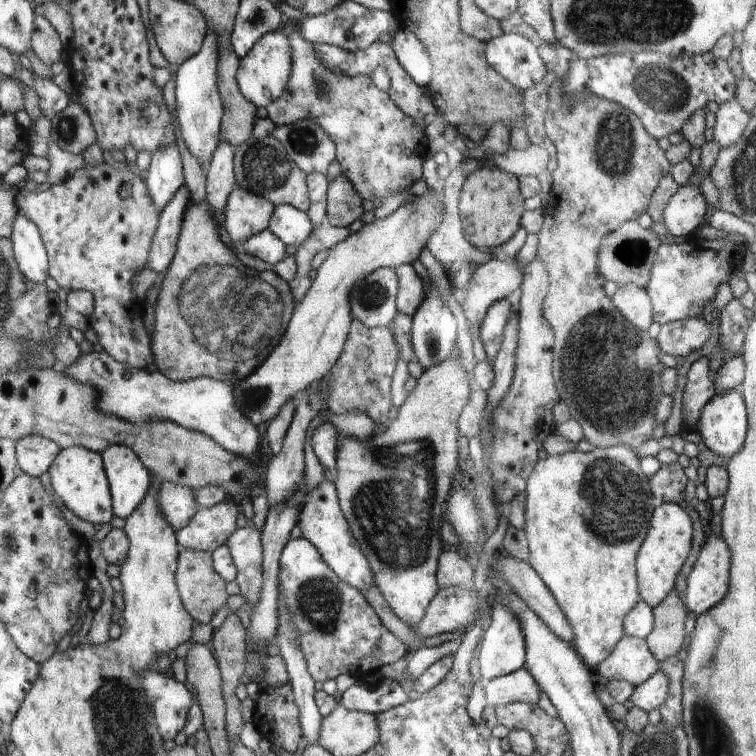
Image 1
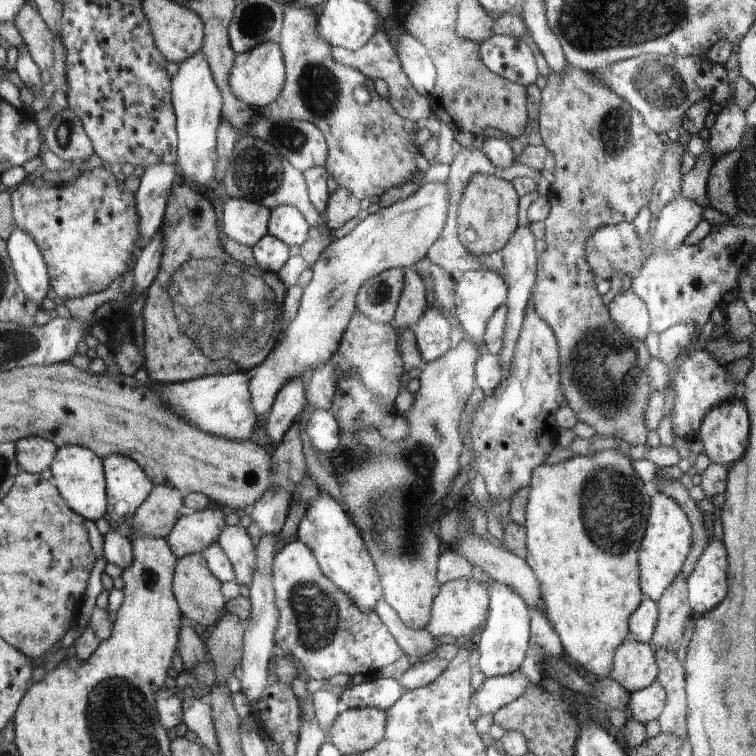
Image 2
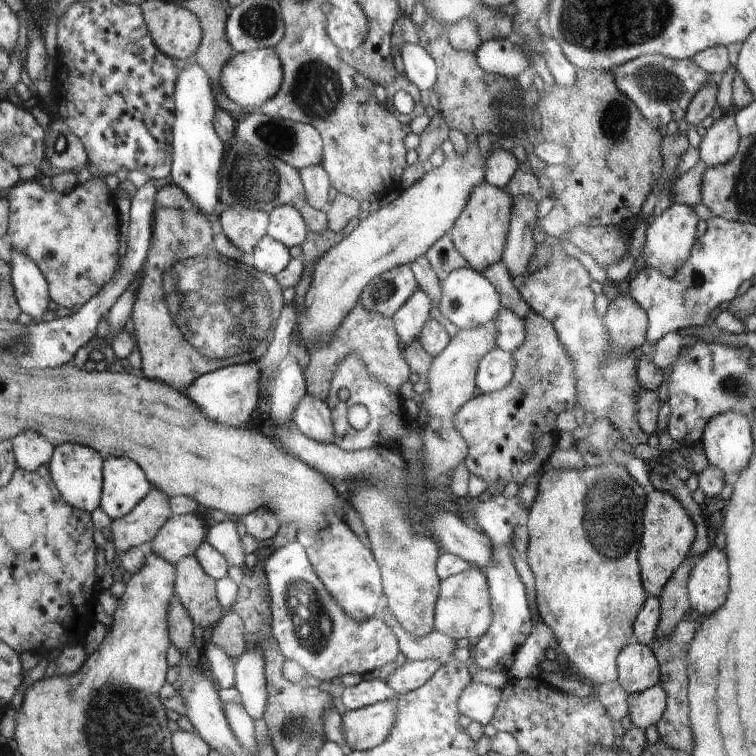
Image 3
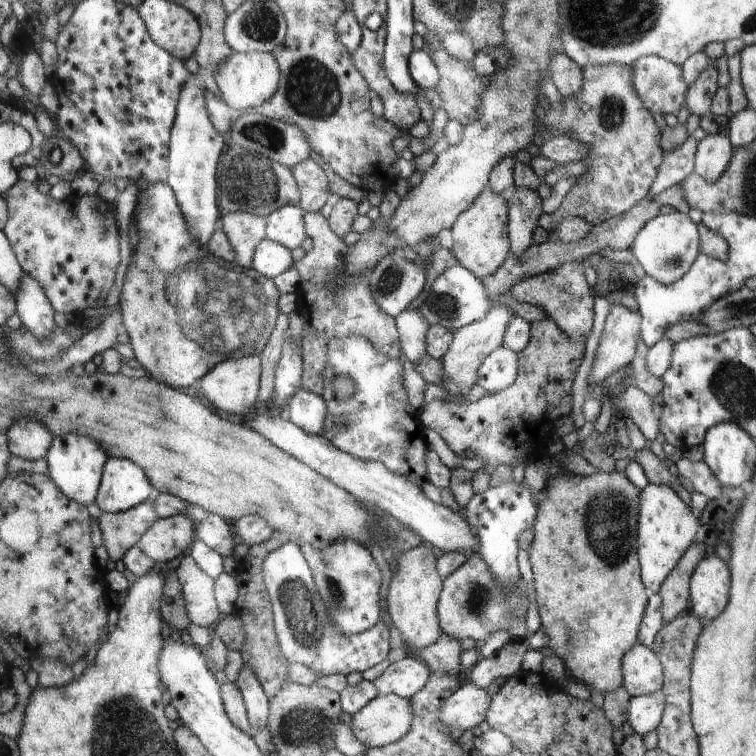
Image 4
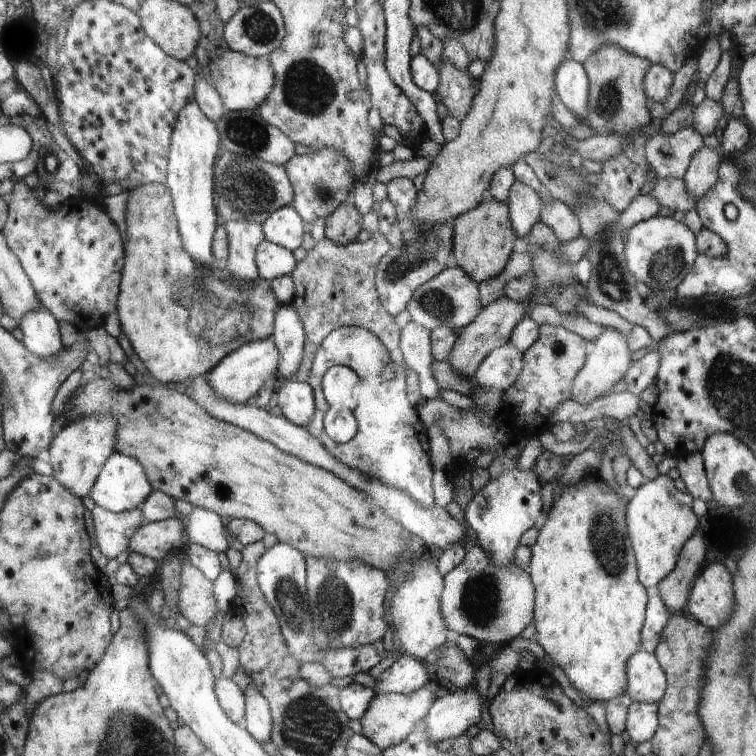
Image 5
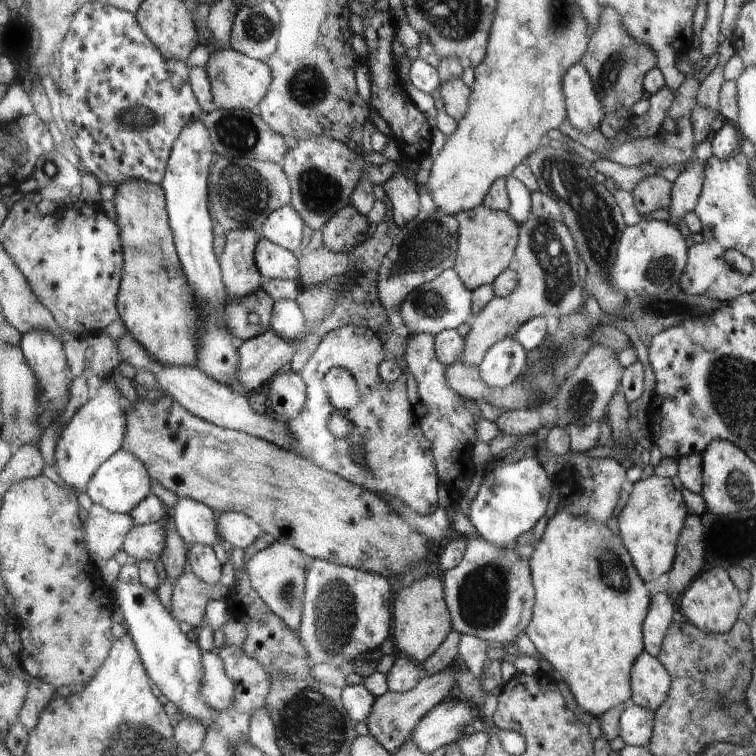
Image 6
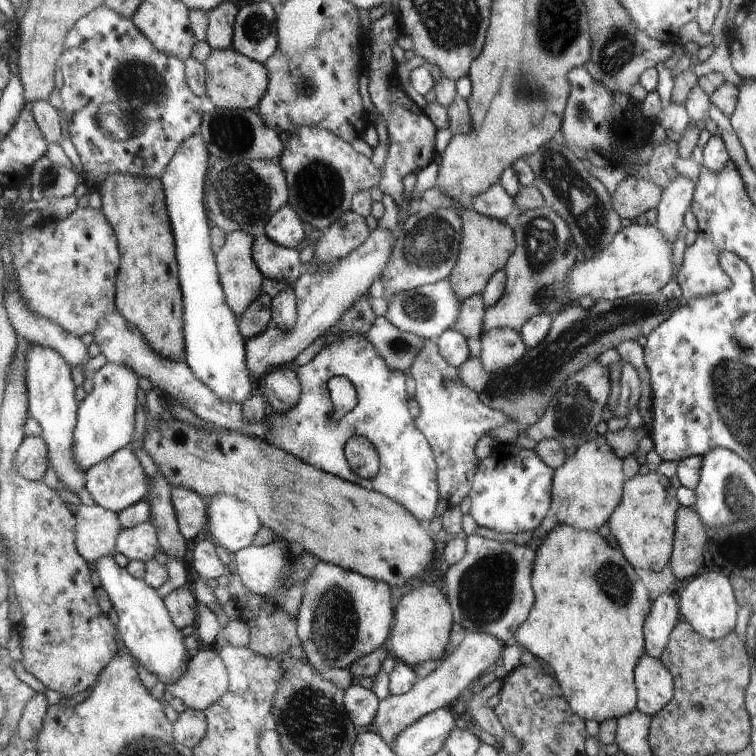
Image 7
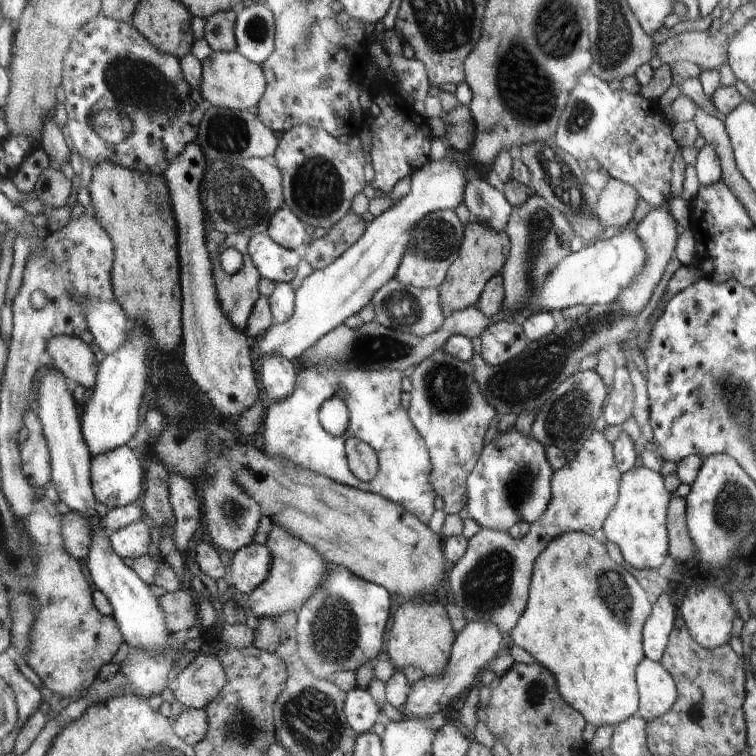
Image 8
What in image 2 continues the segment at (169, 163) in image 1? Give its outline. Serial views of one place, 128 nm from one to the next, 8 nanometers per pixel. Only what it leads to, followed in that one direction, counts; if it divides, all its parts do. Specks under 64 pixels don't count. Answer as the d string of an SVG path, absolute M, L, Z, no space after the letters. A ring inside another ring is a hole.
M154 164L144 170L140 186L135 192L139 206L140 225L143 230L143 243L146 246L158 232L166 214L168 194L176 184L177 164Z

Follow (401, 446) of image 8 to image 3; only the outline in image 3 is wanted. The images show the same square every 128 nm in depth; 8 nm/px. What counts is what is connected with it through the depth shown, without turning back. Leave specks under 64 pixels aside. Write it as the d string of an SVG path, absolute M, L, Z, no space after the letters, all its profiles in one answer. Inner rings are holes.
M360 352L348 354L334 371L330 383L330 390L326 398L331 409L332 420L335 424L334 444L348 452L370 450L370 448L394 448L396 440L402 436L406 422L405 413L400 410L401 397L394 396L383 382L380 382L367 368L367 363ZM362 402L370 412L370 422L362 430L354 430L348 420L348 408Z

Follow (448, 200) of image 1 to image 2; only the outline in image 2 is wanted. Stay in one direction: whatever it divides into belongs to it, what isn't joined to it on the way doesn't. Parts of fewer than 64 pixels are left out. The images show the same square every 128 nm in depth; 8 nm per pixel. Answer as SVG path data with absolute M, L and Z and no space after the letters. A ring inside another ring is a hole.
M464 147L460 154L454 155L454 159L450 165L449 178L447 180L447 183L450 185L451 193L450 214L448 215L443 235L436 240L434 246L427 252L426 257L431 264L440 266L440 268L443 268L452 277L459 273L472 270L494 270L494 272L498 272L498 274L503 274L504 272L504 262L500 252L492 254L474 254L474 252L470 252L468 248L462 246L462 242L458 240L457 234L457 206L460 202L462 191L466 184L468 184L468 180L470 180L474 174L488 172L488 170L492 170L492 168L490 168L490 160L486 158L485 154L482 154L481 149L475 147L472 147L472 149Z

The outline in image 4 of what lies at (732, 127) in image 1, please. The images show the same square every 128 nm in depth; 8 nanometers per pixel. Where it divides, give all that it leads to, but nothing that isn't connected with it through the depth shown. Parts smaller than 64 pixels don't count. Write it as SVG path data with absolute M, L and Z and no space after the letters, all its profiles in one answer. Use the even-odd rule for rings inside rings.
M724 131L706 135L696 149L695 173L704 180L718 180L728 168L733 150L729 135Z

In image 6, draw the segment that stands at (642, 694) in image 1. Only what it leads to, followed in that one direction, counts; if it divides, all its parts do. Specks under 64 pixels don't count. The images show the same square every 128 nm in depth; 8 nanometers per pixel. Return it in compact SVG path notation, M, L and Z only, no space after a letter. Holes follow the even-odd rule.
M631 704L620 715L620 738L624 744L648 746L654 728L654 711Z

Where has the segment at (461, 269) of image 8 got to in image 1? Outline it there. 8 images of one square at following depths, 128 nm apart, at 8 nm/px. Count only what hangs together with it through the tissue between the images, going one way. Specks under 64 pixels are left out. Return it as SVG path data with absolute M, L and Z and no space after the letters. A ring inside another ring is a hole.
M478 167L465 182L459 197L459 214L464 235L473 247L493 250L506 244L516 234L520 226L520 216L524 212L523 194L518 190L518 180L510 173L495 168Z

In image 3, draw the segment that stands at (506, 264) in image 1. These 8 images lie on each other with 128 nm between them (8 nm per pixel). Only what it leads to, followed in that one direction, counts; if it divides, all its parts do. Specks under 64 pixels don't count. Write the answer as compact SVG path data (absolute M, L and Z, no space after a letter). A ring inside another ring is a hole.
M470 267L457 268L441 281L441 286L442 298L438 306L434 307L434 315L454 330L470 330L488 326L500 313L502 306L496 288L477 270Z

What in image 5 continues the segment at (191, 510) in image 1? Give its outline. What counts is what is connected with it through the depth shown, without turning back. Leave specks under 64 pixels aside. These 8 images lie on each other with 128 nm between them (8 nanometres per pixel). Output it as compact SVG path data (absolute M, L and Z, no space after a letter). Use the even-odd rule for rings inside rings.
M95 505L91 511L94 522L92 536L96 540L95 546L108 559L116 559L120 554L129 550L131 539L145 520L140 508L115 513Z

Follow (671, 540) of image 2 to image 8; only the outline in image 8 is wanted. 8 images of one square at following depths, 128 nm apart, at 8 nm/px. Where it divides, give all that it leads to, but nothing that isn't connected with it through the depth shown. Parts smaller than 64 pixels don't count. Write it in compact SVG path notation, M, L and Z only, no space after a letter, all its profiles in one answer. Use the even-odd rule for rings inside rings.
M644 465L621 474L618 500L603 524L603 536L620 548L626 564L642 574L648 569L659 568L669 555L667 514L670 494L660 475Z

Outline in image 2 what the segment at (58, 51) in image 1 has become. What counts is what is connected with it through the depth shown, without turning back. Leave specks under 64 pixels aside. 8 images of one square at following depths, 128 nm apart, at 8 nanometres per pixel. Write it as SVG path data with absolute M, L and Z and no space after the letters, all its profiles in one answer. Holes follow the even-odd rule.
M27 2L16 14L14 24L18 28L34 64L40 68L40 72L51 71L54 66L54 35L46 26L46 22L42 20L40 13L30 2Z

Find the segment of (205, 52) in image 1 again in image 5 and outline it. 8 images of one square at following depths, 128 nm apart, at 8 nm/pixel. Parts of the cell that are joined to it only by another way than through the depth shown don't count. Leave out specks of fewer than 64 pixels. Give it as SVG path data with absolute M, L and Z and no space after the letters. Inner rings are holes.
M196 100L188 102L188 108L180 112L180 124L176 124L176 136L172 136L172 160L167 160L165 185L171 190L178 228L184 245L195 260L208 266L212 264L212 236L215 236L216 210L214 210L215 184L212 184L212 168L218 159L218 144L221 137L215 122L202 110Z

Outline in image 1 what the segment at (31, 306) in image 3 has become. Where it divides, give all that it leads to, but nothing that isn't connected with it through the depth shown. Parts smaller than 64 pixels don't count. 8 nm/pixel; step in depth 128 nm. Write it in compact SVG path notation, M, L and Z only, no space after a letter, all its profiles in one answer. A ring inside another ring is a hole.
M18 212L10 240L19 272L33 284L45 283L50 276L50 262L34 222Z

